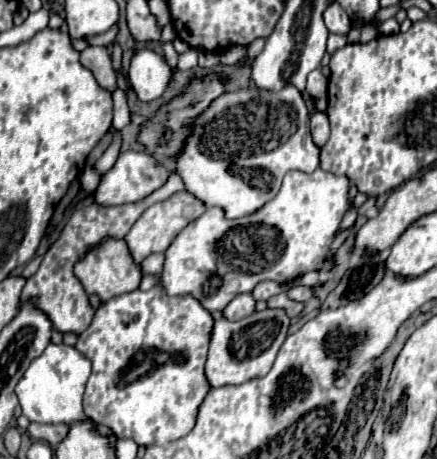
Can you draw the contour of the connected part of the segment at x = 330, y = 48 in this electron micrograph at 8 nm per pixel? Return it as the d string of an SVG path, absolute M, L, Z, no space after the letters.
M330 33L327 40L327 52L331 55L335 50L347 44L347 34L337 35Z

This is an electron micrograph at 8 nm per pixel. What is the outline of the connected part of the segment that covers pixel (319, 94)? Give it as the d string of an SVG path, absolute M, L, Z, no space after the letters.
M321 70L311 72L311 76L307 78L307 92L313 98L325 98L325 88L327 88L327 78L321 74Z

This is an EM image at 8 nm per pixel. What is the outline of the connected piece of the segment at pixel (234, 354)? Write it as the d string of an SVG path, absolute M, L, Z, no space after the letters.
M265 308L261 312L253 312L247 318L229 322L227 318L215 320L211 330L209 358L205 364L205 376L211 386L227 386L227 384L245 384L253 378L261 378L271 370L271 364L281 348L283 340L289 332L289 316L283 308L271 310Z

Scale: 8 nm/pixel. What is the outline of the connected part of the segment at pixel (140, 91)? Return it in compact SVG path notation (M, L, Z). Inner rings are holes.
M149 48L135 50L129 66L129 82L141 102L151 102L163 96L171 80L171 68L165 58Z

